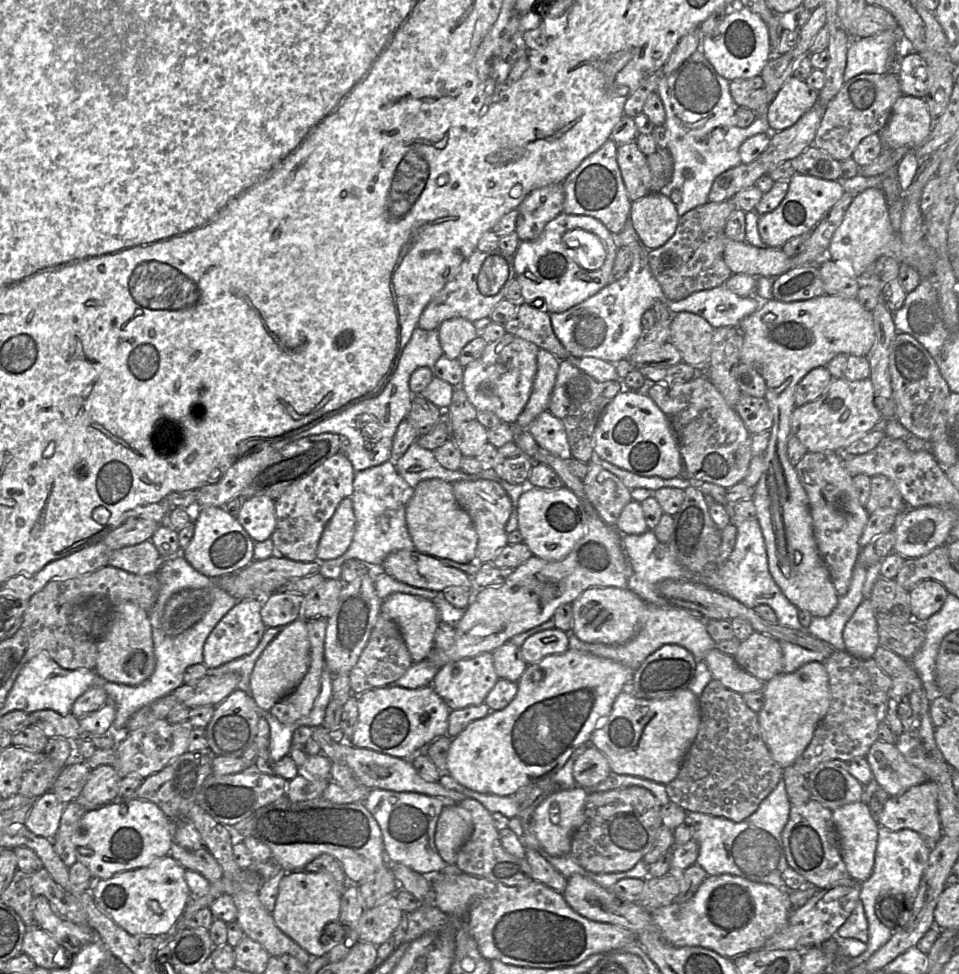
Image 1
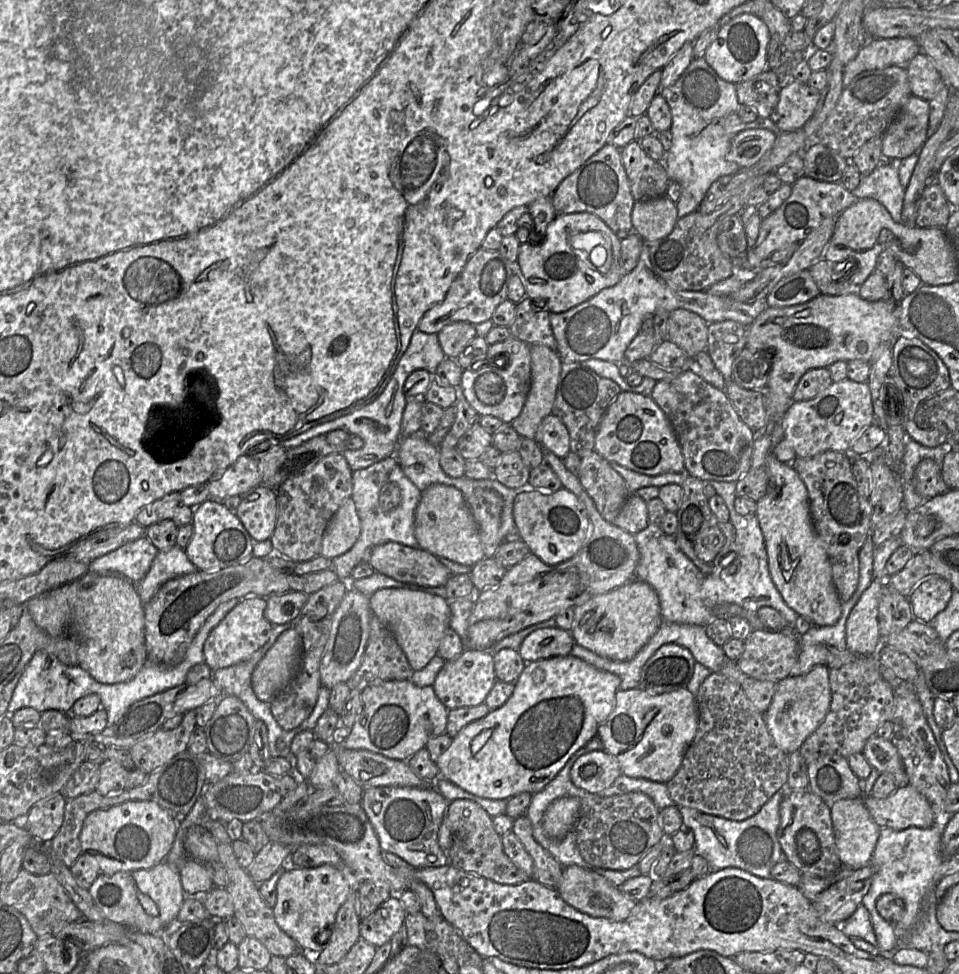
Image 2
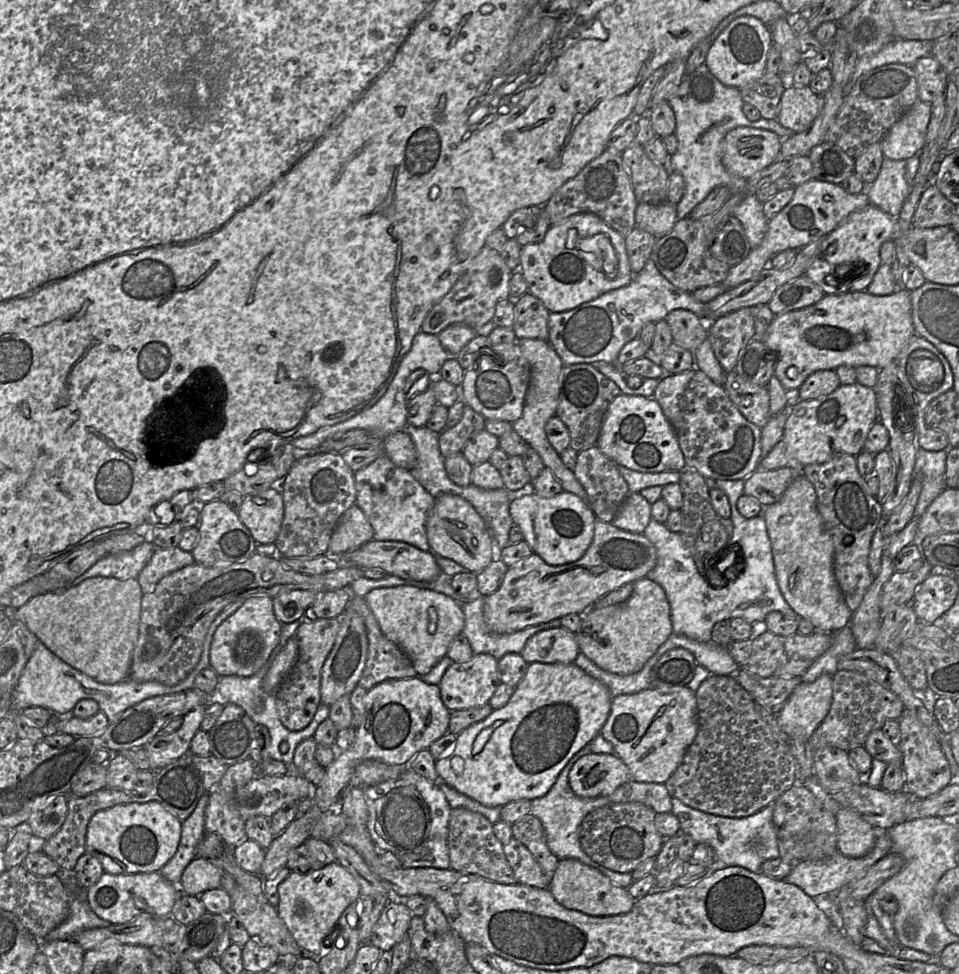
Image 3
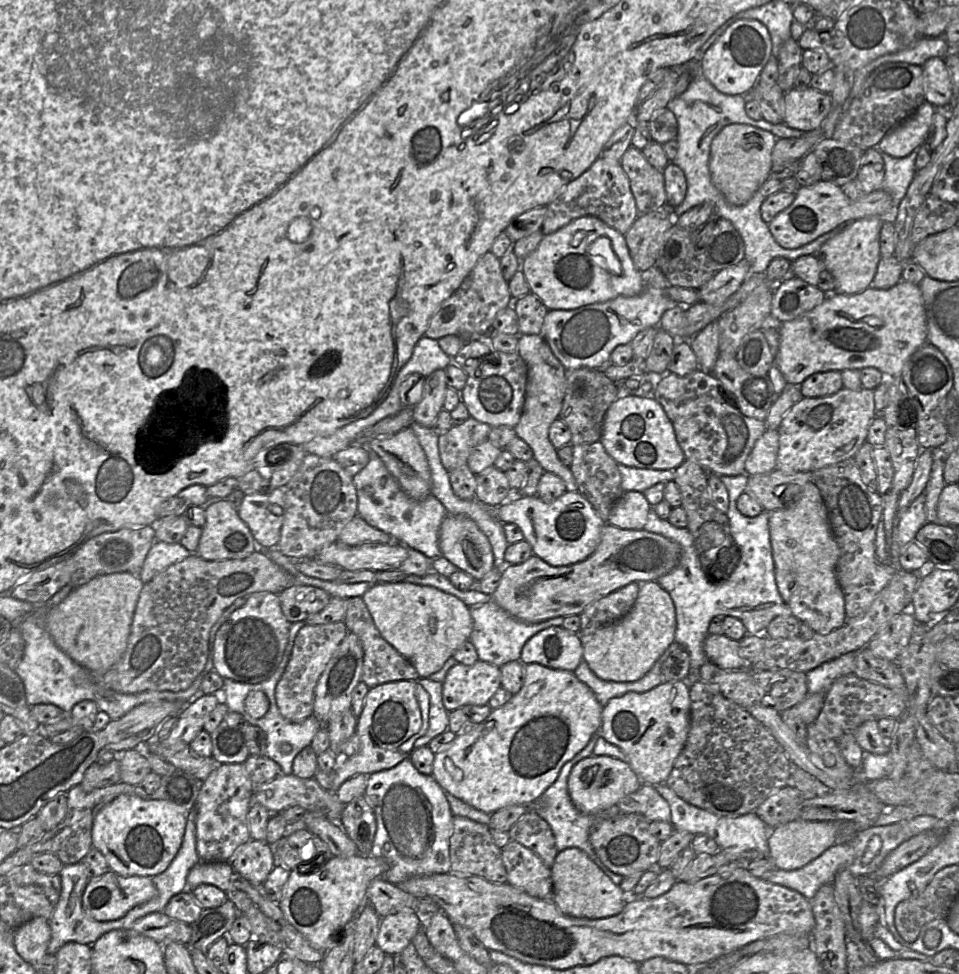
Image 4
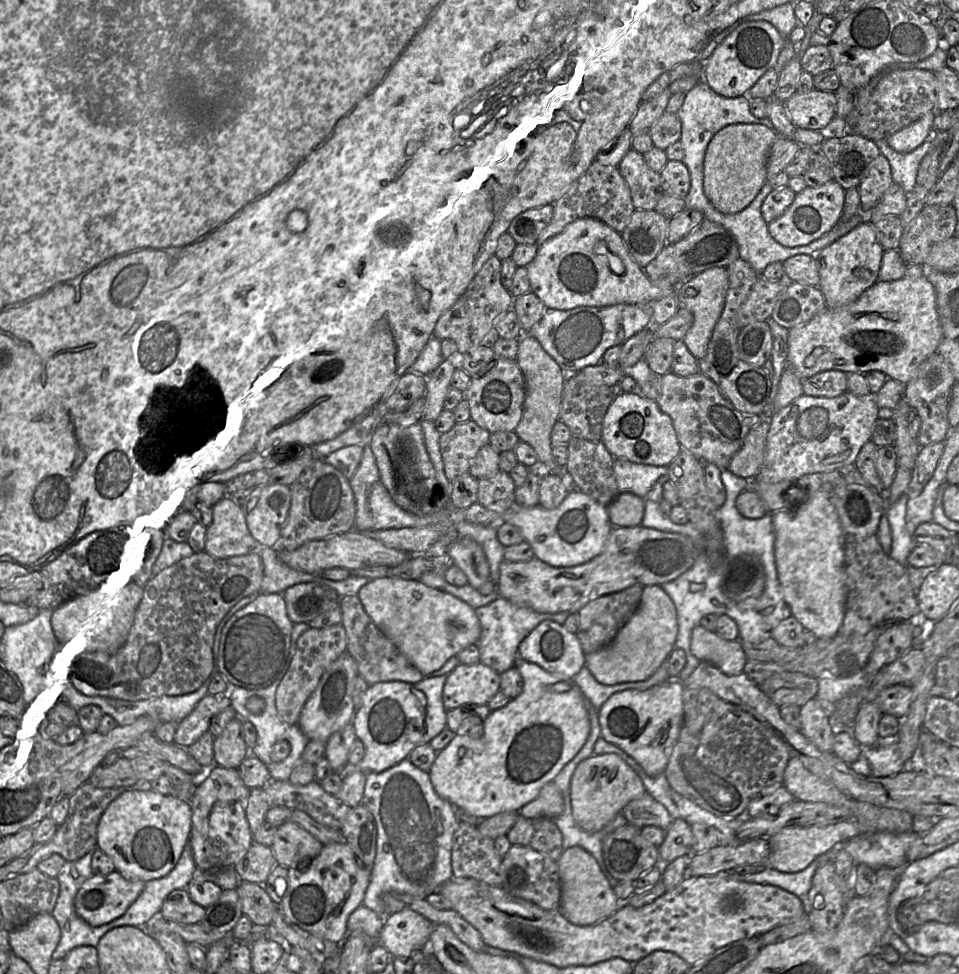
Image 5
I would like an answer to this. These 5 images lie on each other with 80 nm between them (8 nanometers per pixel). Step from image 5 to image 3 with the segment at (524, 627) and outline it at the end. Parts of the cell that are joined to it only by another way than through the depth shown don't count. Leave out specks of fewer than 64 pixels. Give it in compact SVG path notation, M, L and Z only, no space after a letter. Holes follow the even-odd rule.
M475 593L470 599L458 602L464 613L462 635L469 641L473 654L489 654L496 659L507 653L520 654L526 641L534 634L561 627L560 619L531 626L512 633L497 634L488 630L484 621L484 597Z

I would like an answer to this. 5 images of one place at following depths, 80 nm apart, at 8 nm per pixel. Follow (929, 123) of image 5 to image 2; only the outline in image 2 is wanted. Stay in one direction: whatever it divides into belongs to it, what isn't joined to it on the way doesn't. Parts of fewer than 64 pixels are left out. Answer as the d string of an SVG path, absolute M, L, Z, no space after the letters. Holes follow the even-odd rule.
M911 95L882 135L882 160L898 162L917 153L928 138L929 103Z

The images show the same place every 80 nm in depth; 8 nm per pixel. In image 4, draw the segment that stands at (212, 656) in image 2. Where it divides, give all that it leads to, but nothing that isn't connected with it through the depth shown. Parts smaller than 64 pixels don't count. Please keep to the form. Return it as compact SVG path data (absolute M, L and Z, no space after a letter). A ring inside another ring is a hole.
M253 593L216 632L213 646L213 670L223 679L258 684L268 679L279 666L289 639L290 623L284 616L279 594Z

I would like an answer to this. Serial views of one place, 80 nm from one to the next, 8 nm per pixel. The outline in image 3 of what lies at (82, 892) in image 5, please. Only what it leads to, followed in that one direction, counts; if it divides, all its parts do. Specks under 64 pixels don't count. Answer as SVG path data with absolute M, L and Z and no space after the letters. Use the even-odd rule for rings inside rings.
M104 871L99 880L87 889L87 902L99 918L111 924L122 924L143 912L156 917L169 917L174 904L182 894L179 887L164 878L159 871L136 874L109 874ZM134 897L140 897L145 901L145 909L136 907Z

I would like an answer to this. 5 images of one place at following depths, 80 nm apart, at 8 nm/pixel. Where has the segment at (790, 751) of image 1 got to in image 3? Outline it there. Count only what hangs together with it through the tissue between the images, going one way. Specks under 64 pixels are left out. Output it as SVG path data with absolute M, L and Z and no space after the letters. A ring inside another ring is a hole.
M822 674L814 682L802 682L794 689L776 715L778 725L789 737L808 740L825 719L832 702L832 677L830 674Z

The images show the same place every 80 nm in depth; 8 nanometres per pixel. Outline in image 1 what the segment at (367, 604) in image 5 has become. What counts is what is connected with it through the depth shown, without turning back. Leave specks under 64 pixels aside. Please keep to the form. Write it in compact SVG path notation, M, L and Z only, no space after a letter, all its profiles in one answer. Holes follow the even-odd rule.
M393 593L382 600L380 614L385 614L397 624L413 663L427 659L435 646L434 636L440 622L437 607L432 601L411 594Z

